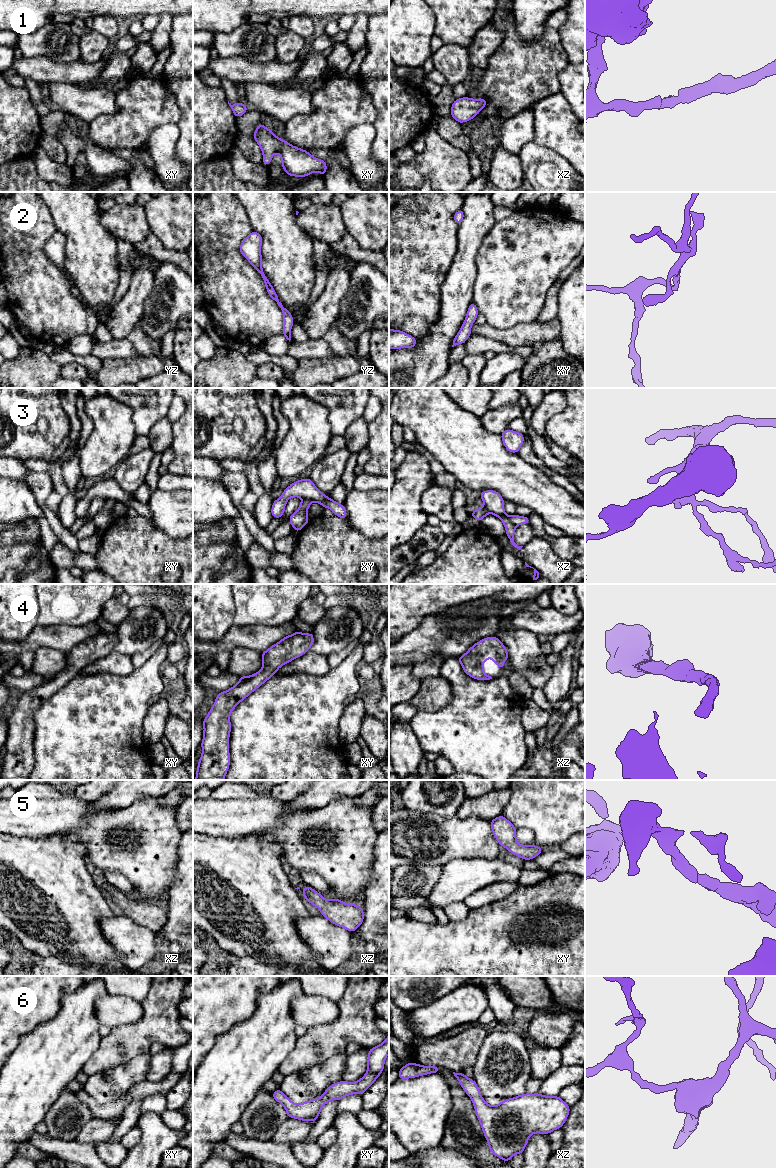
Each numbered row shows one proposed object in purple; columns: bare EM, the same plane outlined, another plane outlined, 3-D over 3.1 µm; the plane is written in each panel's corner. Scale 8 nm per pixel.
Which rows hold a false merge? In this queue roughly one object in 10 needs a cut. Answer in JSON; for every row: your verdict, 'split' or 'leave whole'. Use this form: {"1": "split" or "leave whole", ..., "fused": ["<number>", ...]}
{"1": "leave whole", "2": "leave whole", "3": "leave whole", "4": "leave whole", "5": "leave whole", "6": "leave whole", "fused": []}

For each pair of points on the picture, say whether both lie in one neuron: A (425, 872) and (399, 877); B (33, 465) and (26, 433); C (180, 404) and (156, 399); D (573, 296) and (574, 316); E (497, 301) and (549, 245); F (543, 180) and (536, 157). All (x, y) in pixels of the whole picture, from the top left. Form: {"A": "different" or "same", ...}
{"A": "same", "B": "different", "C": "different", "D": "same", "E": "same", "F": "same"}

